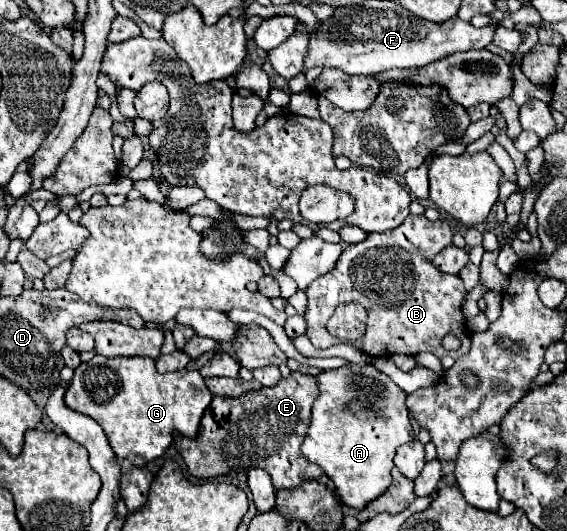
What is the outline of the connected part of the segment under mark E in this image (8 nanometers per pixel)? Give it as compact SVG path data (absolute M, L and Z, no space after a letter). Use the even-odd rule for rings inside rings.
M290 373L288 379L282 379L274 387L262 387L258 391L244 393L236 399L220 399L214 397L210 407L204 411L198 435L196 437L186 437L176 433L174 435L174 445L184 457L190 475L198 479L212 479L218 475L226 475L230 471L250 471L254 467L260 467L270 473L272 483L276 489L292 489L300 487L304 481L312 481L320 475L320 469L312 463L306 461L306 457L300 451L300 443L308 431L310 425L310 409L312 403L318 397L318 387L312 375L302 375L302 373Z

